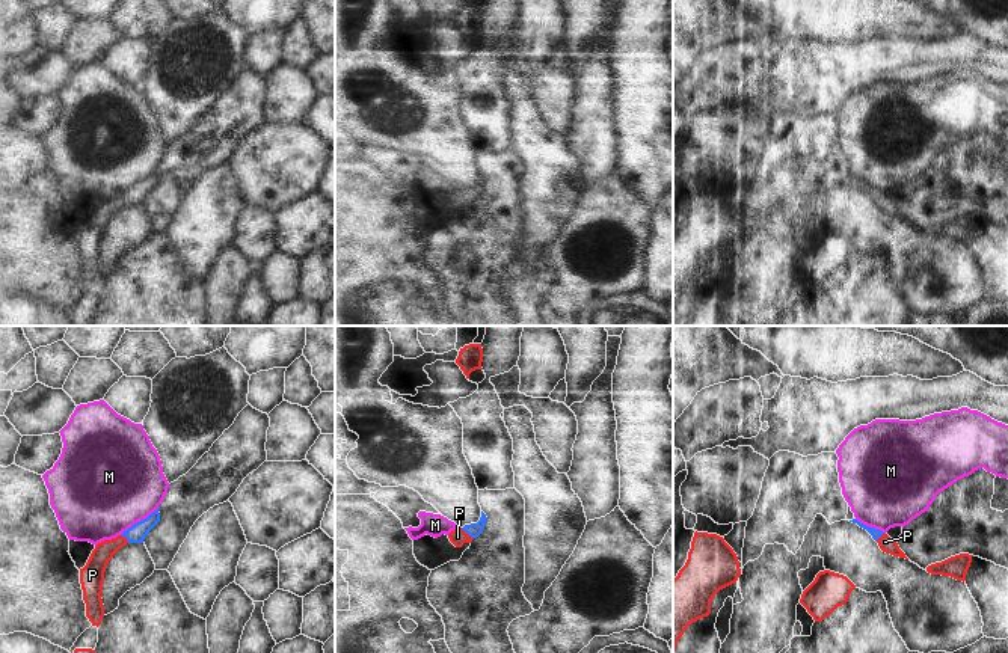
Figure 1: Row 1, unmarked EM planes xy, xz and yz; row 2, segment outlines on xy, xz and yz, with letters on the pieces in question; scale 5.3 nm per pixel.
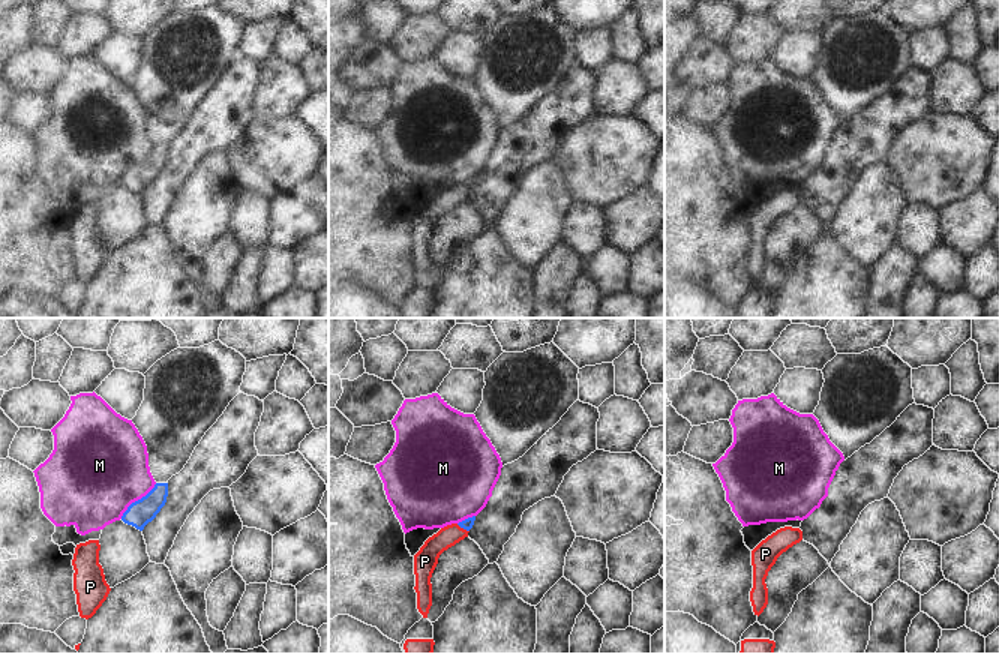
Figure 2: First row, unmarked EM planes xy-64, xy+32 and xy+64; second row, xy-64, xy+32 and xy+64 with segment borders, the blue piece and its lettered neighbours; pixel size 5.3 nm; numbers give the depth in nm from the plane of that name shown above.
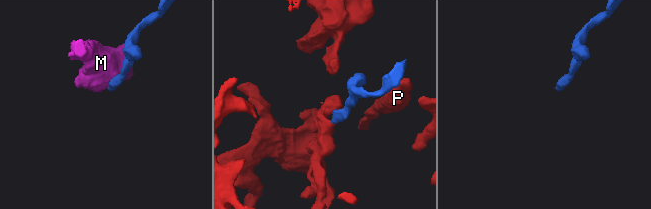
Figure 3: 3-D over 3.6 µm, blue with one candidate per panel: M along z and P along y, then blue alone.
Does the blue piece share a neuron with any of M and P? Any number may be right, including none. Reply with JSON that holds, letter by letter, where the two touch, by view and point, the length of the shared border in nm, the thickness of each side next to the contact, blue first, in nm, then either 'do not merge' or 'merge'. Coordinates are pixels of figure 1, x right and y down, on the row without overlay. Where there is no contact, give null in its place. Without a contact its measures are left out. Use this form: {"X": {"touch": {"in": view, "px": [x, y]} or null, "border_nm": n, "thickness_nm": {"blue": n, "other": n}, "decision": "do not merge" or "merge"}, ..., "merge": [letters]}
{"M": {"touch": {"in": "xy", "px": [138, 184]}, "border_nm": 260, "thickness_nm": {"blue": 100, "other": 500}, "decision": "do not merge"}, "P": {"touch": {"in": "xz", "px": [467, 195]}, "border_nm": 90, "thickness_nm": {"blue": 80, "other": 90}, "decision": "merge"}, "merge": ["P"]}

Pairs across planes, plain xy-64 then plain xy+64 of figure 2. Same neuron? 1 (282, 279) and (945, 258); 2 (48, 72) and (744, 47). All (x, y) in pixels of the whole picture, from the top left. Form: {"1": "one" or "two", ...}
{"1": "one", "2": "two"}

